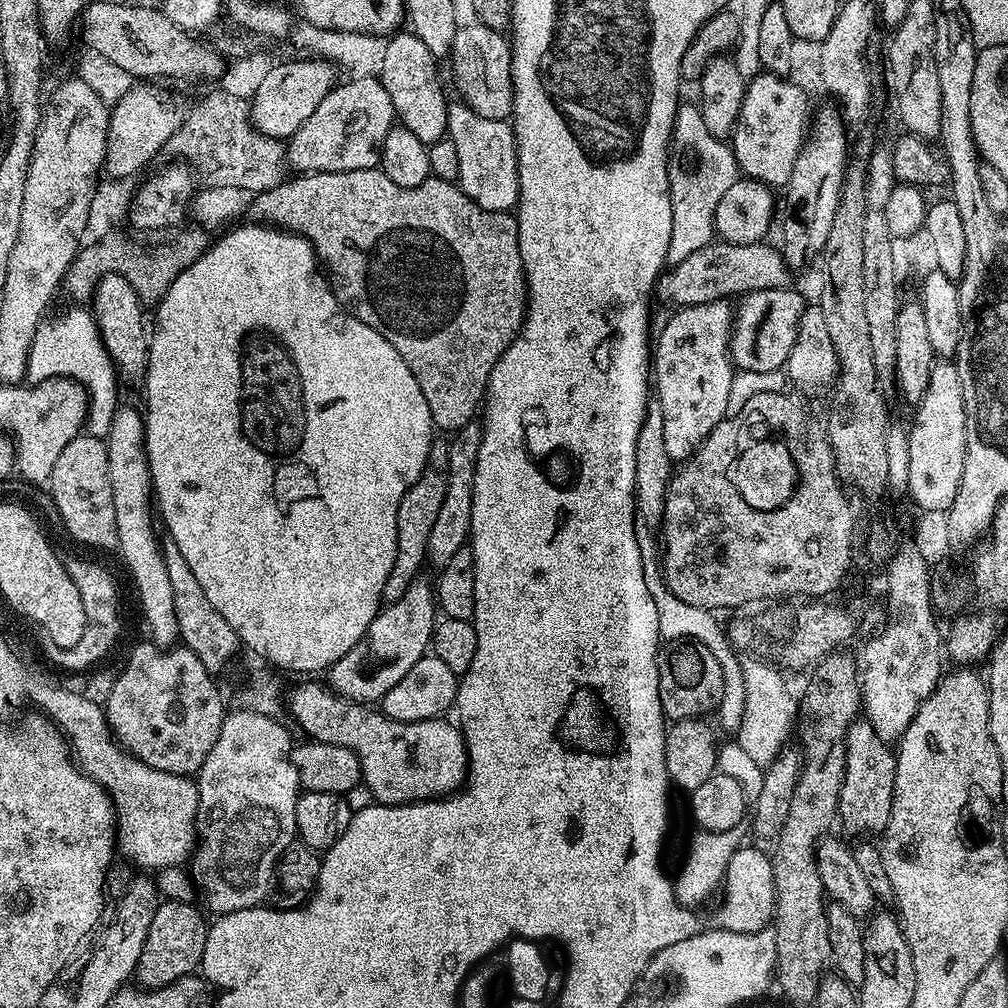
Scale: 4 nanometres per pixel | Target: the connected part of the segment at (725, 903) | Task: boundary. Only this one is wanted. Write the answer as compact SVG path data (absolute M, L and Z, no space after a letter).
M741 846L730 858L726 866L726 874L722 881L724 897L720 900L720 909L716 912L716 920L721 929L726 932L743 934L760 934L764 928L773 923L776 906L776 891L774 890L774 870L771 855L760 848Z

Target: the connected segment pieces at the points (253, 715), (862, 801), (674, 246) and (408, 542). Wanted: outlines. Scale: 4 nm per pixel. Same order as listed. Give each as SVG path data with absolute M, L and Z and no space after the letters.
M245 707L239 711L229 711L225 715L218 740L210 754L206 754L206 762L198 773L198 843L190 860L190 871L203 896L205 892L207 911L216 916L261 907L273 891L281 856L297 839L296 807L302 785L291 757L294 751L292 736L276 721L275 715L253 712Z
M857 718L850 726L846 738L846 770L840 791L839 823L844 823L848 832L872 832L883 830L888 825L890 806L894 798L894 778L896 777L896 754L893 745L883 740L874 730L874 726L865 718Z
M681 103L676 109L668 155L671 236L666 262L670 266L680 265L683 259L690 258L695 251L713 241L719 199L730 190L739 174L731 147L707 129L699 107L695 103Z
M426 470L410 486L398 506L398 550L394 558L394 566L390 570L390 578L386 578L383 603L385 605L398 602L410 590L410 586L421 575L420 567L425 567L428 559L428 543L430 530L438 519L438 510L442 506L442 498L446 498L446 476L443 471Z

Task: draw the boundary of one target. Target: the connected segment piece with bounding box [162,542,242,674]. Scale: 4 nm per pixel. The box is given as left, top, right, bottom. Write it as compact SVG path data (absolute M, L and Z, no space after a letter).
M168 542L163 545L162 551L166 562L166 574L170 578L170 586L174 589L174 610L178 614L178 630L183 647L198 654L198 662L202 662L202 666L206 666L208 672L219 674L226 671L231 666L236 651L241 651L242 648L238 634L234 634L230 622L226 622L226 618L222 618L218 610L214 610L210 598L206 598L206 590L202 590L198 578L194 578L194 570L190 570L186 558L182 558L178 546Z

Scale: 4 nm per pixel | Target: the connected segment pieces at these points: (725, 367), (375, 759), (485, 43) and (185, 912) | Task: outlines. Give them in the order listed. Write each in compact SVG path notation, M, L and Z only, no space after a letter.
M715 300L672 312L670 322L660 337L654 340L654 392L658 394L663 417L663 437L666 451L673 462L690 459L717 426L727 417L731 382L734 375L728 341L732 334L734 308L728 300Z
M308 678L293 690L286 708L292 711L308 738L322 744L346 746L360 759L362 783L372 792L377 804L410 804L417 800L439 800L464 787L468 779L468 747L464 744L463 731L448 718L424 721L394 721L380 710L366 704L343 700L335 692L326 690L323 683L315 684Z
M472 22L465 26L457 27L456 37L452 43L450 61L452 60L452 80L460 91L459 99L469 104L482 118L495 120L508 120L512 114L512 52L509 41L503 31L487 28L479 22Z
M164 900L158 906L158 910L154 914L154 922L150 922L150 931L146 933L146 946L142 946L142 958L138 958L138 966L134 973L135 983L140 988L145 990L170 986L172 982L177 982L178 979L182 979L184 976L191 976L199 969L200 963L202 962L202 954L206 950L206 934L208 933L210 924L207 919L204 921L205 913L203 911L200 913L196 907L197 905L195 903L187 904L186 902L174 902L173 900Z

